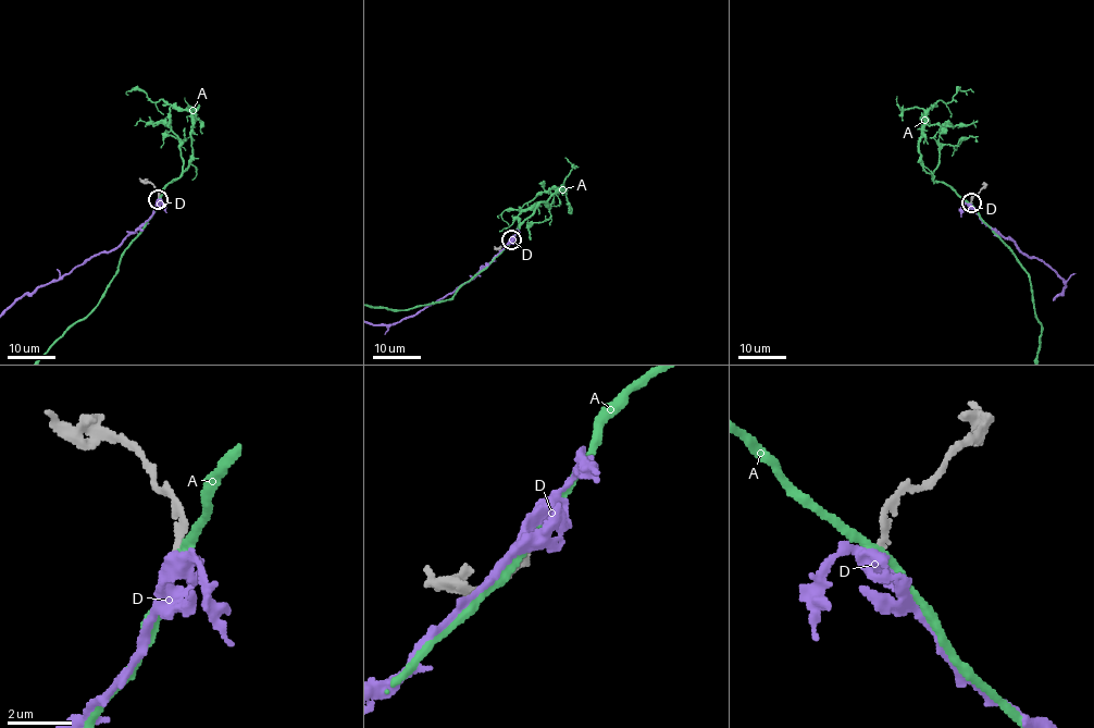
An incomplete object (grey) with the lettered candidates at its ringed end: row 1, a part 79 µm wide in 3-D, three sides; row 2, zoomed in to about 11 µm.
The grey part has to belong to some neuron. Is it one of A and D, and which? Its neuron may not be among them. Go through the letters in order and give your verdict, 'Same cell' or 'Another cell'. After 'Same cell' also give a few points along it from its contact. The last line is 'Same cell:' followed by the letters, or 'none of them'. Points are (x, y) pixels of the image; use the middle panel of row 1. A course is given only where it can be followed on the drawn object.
A: Another cell
D: Same cell
Same cell: D

